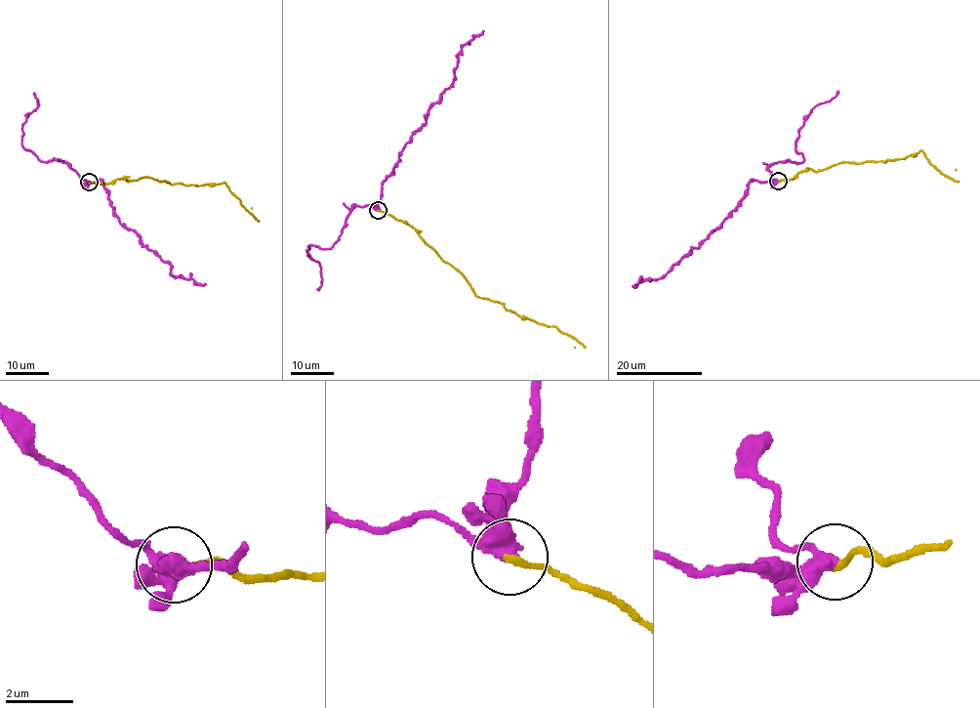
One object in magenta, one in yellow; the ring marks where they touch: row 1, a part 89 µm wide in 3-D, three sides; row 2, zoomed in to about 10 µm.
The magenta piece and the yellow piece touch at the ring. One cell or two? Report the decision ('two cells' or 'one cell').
two cells

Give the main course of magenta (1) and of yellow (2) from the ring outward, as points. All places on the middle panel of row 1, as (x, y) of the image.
1: (378, 210), (382, 187), (406, 144), (426, 122), (428, 109), (454, 81), (458, 53), (483, 31)
2: (378, 210), (405, 221), (462, 274), (476, 296), (557, 328), (586, 347)

